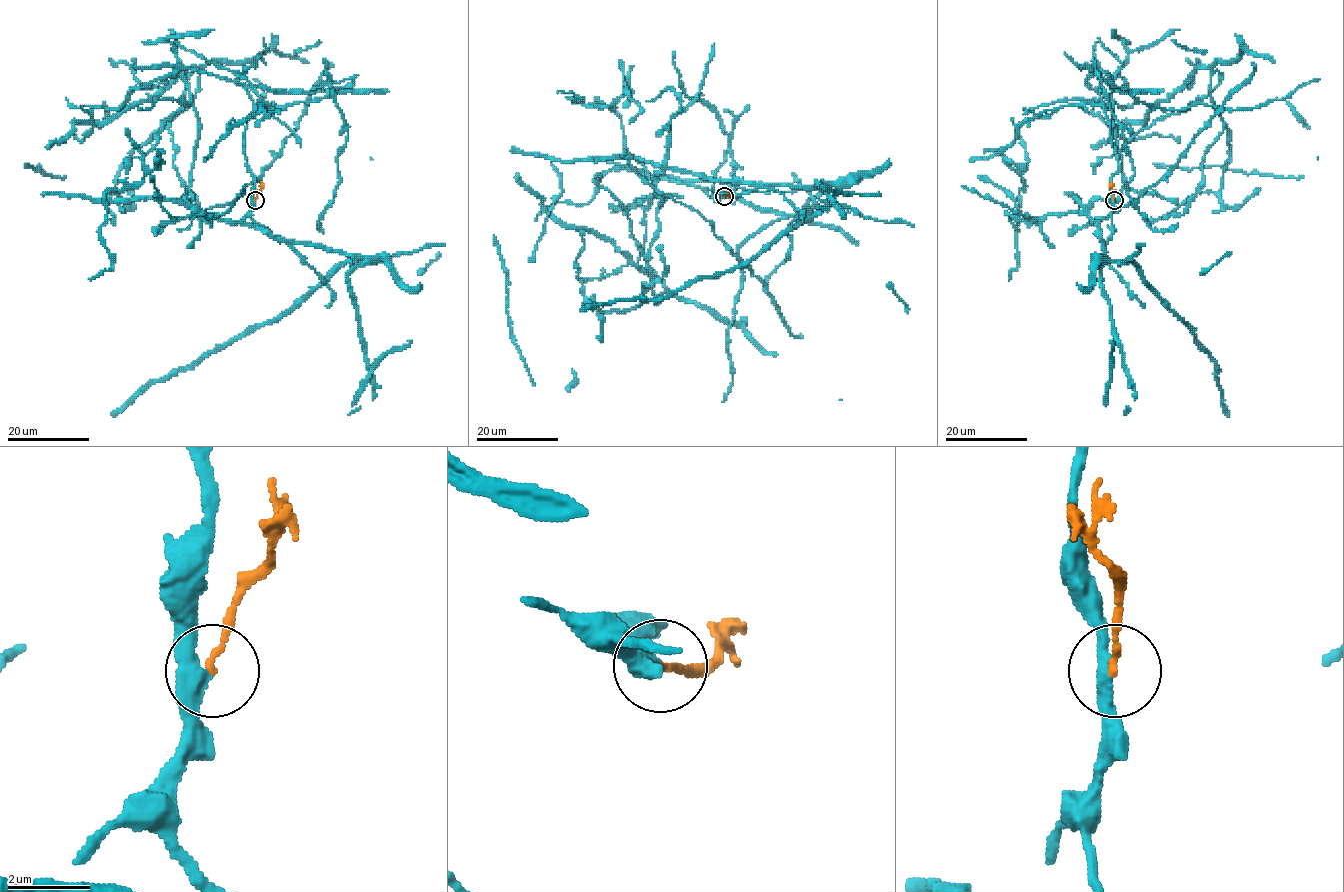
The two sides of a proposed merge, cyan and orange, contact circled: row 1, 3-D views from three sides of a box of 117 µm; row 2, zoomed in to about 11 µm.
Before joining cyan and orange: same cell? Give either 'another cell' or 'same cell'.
another cell

